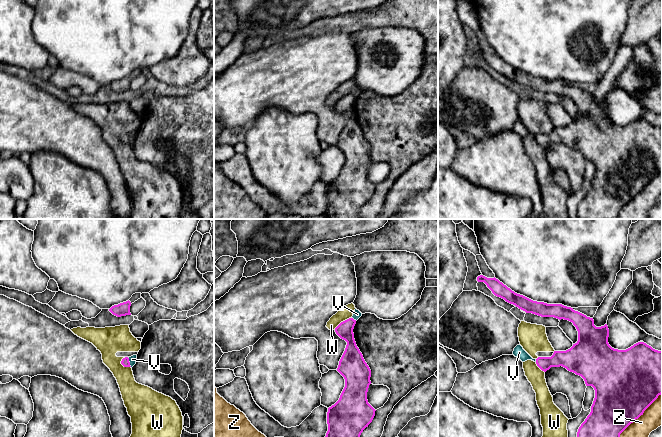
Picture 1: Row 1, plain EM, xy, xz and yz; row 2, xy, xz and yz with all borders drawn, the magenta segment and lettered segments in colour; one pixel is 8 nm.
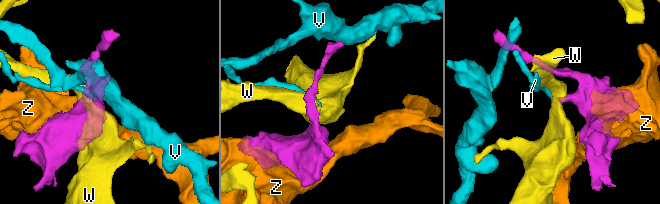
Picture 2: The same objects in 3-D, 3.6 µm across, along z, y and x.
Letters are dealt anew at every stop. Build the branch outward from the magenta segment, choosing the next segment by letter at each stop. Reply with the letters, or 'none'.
none

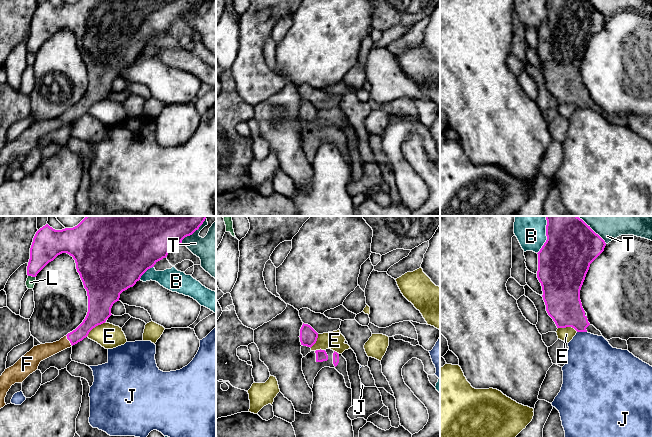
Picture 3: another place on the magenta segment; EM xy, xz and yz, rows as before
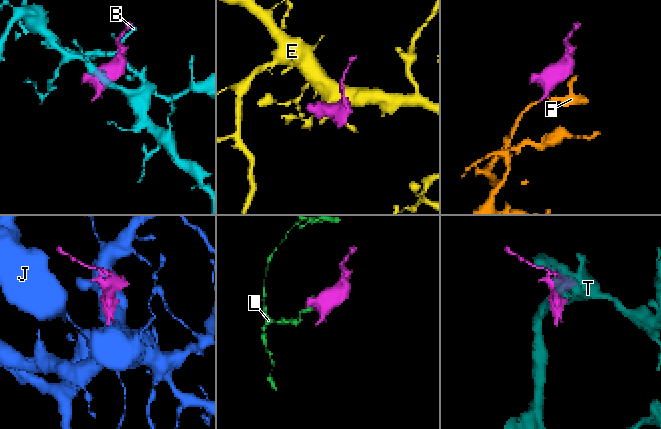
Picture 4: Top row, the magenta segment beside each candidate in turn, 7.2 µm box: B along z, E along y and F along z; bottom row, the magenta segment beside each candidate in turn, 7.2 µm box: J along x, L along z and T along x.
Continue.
F

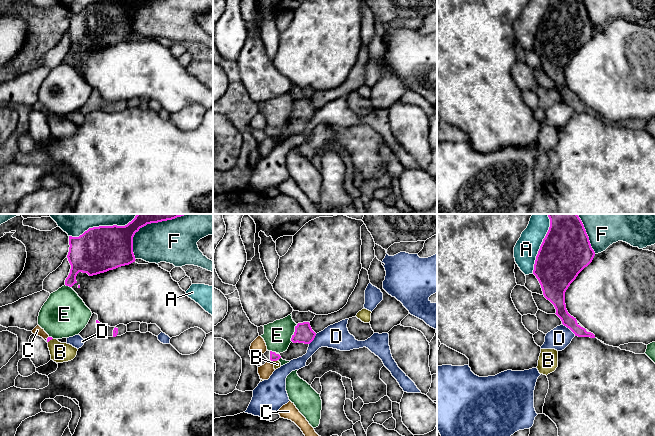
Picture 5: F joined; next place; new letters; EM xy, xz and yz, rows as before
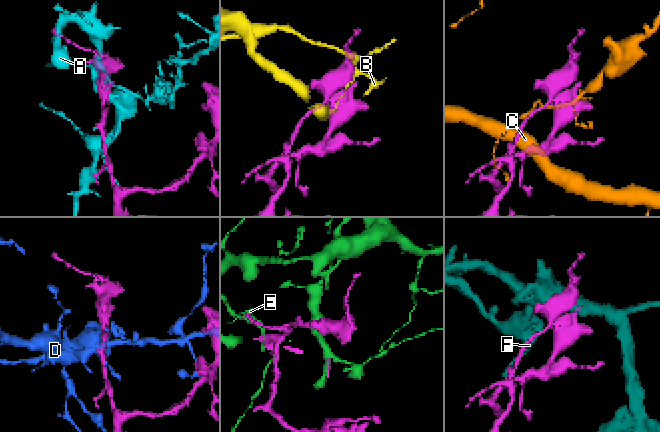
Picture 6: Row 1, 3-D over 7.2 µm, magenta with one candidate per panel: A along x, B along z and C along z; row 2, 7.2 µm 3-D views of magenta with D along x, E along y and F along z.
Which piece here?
none

